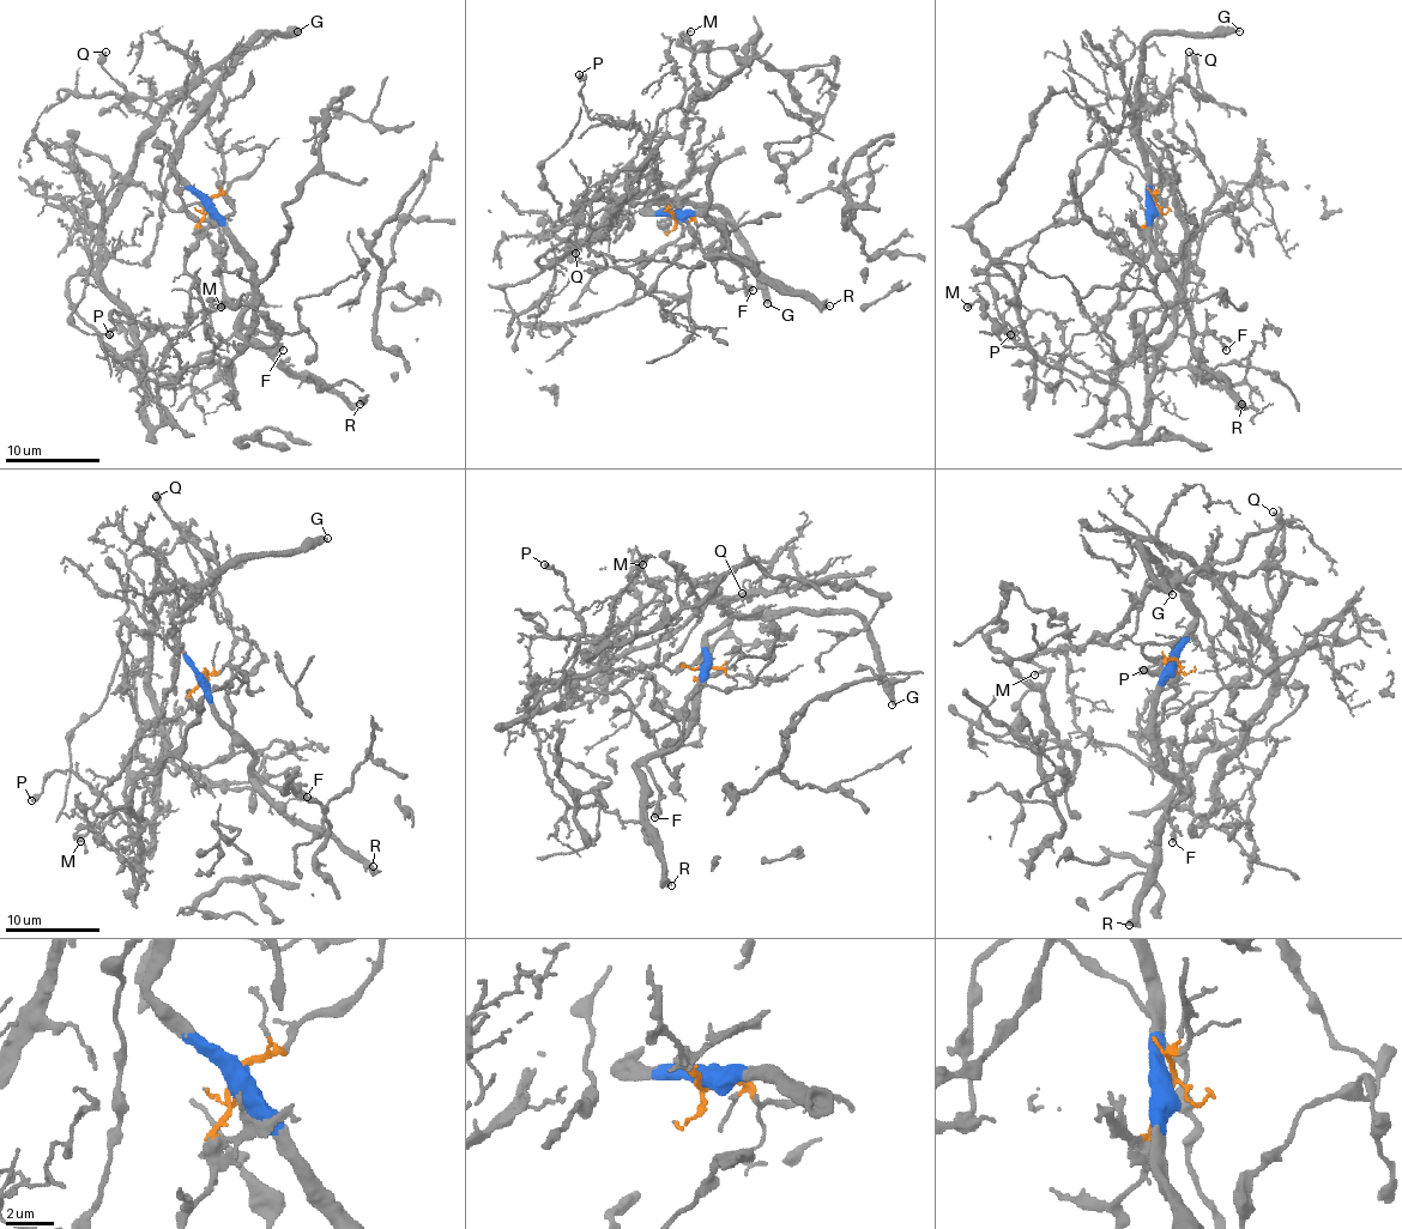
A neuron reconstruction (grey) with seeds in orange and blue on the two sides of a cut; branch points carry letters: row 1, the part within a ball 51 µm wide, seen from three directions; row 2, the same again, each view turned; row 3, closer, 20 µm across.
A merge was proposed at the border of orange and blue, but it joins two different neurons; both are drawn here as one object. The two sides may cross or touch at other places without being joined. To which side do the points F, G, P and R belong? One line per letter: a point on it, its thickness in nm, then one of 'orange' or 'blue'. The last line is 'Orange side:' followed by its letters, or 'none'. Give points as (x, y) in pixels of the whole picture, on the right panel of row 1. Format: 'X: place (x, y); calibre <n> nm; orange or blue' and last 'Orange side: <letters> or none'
F: place (1226, 350); calibre 320 nm; blue
G: place (1239, 31); calibre 360 nm; blue
P: place (1010, 334); calibre 220 nm; orange
R: place (1242, 404); calibre 280 nm; blue
Orange side: P

